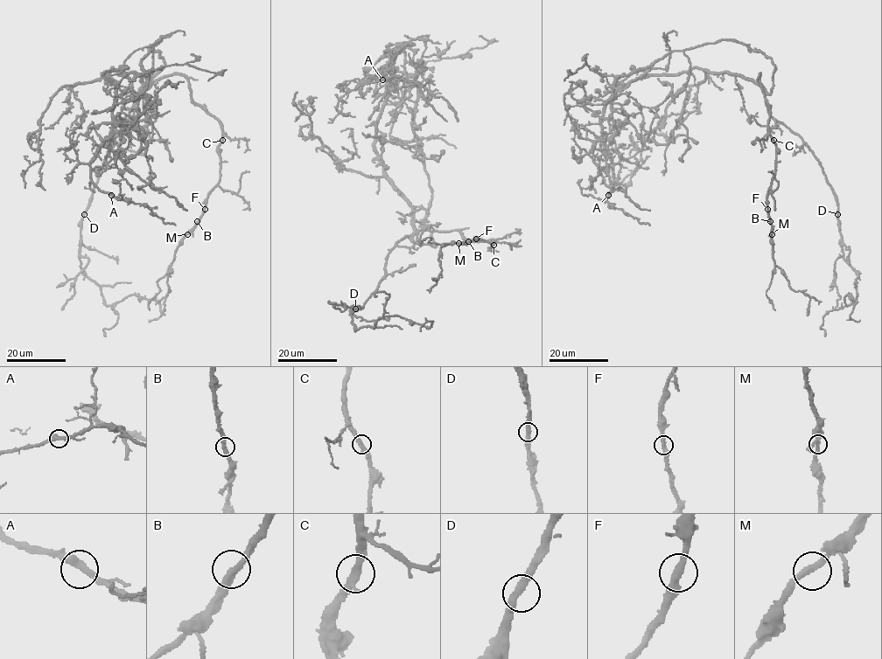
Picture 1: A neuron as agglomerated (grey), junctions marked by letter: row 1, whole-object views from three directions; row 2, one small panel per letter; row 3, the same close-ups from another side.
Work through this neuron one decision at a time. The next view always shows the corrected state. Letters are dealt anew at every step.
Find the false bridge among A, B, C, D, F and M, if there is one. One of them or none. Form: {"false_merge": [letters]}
{"false_merge": []}

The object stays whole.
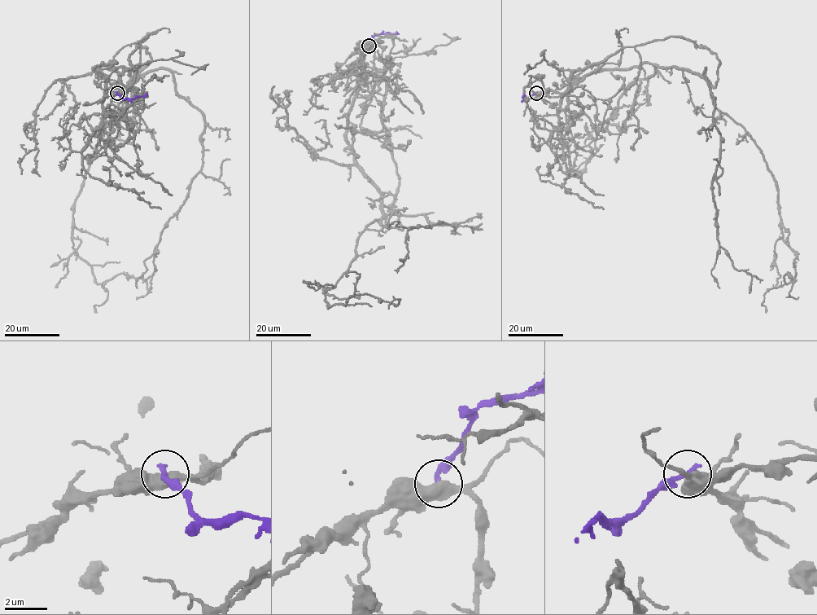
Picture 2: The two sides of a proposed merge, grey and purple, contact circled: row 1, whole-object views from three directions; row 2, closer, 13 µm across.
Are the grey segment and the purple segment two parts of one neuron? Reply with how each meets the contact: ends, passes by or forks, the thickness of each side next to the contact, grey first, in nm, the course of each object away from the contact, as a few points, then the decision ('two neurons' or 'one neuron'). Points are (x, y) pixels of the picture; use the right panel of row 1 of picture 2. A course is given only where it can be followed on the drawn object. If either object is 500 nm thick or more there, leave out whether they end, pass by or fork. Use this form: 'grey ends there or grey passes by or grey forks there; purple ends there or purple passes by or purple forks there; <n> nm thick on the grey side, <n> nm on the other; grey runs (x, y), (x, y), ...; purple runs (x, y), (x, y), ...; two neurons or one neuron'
grey passes by; purple ends there; 480 nm thick on the grey side, 280 nm on the other; grey runs (536, 93), (642, 63), (698, 73), (771, 173), (796, 256), (784, 279), (798, 297); purple runs (536, 93), (524, 99), (524, 93); two neurons

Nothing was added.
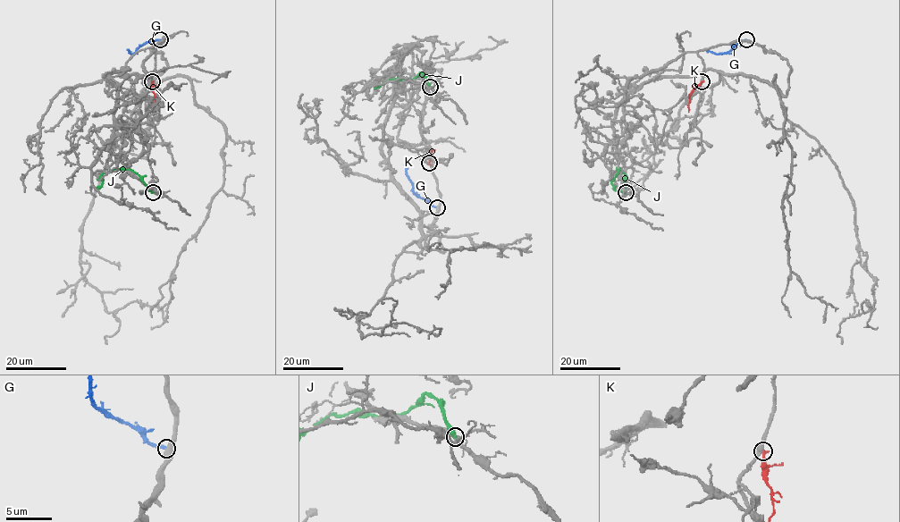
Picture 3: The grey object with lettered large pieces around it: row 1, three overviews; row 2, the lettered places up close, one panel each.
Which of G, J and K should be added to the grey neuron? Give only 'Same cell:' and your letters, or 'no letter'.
Same cell: no letter

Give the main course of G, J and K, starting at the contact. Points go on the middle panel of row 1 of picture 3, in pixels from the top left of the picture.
G: (437, 207), (414, 193), (404, 164)
J: (430, 86), (421, 72), (409, 80), (389, 79), (374, 88)
K: (429, 163), (431, 149)

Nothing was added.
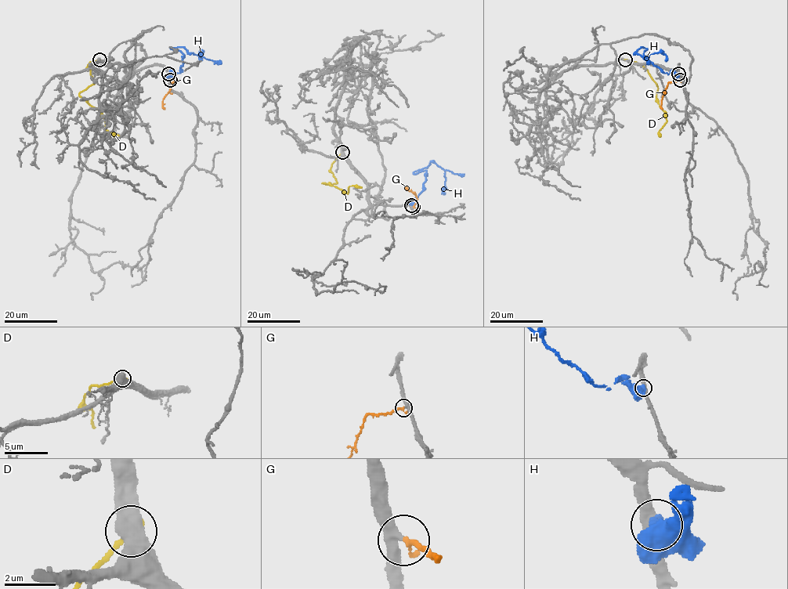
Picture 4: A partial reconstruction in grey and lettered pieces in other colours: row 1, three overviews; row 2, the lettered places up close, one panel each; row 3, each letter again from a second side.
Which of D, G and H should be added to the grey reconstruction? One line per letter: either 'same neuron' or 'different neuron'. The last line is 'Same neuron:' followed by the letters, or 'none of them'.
D: different neuron
G: same neuron
H: different neuron
Same neuron: G

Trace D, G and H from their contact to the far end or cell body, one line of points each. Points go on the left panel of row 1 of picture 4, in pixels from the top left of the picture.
D: (99, 59), (88, 64), (94, 83), (79, 95), (100, 112), (105, 128), (119, 135)
G: (170, 80), (173, 81), (163, 99), (162, 106), (164, 109)
H: (168, 74), (178, 73), (182, 65), (183, 55), (171, 48), (183, 47), (199, 56), (202, 52), (200, 61)

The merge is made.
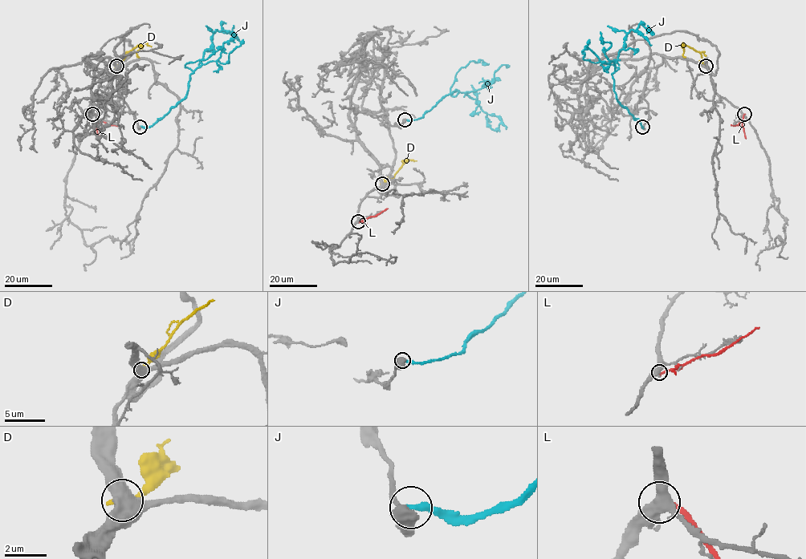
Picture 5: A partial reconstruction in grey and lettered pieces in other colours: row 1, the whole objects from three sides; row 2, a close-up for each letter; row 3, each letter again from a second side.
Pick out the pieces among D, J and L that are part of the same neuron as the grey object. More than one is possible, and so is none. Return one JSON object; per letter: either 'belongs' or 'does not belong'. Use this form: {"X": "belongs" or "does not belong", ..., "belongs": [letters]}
{"D": "does not belong", "J": "does not belong", "L": "does not belong", "belongs": []}

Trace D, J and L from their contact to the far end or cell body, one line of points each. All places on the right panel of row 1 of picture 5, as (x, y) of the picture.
D: (706, 66), (698, 52), (684, 45), (683, 55), (685, 57)
J: (641, 127), (618, 101), (612, 73), (625, 36), (639, 24), (651, 33), (647, 25)
L: (744, 114), (738, 124), (730, 125)

